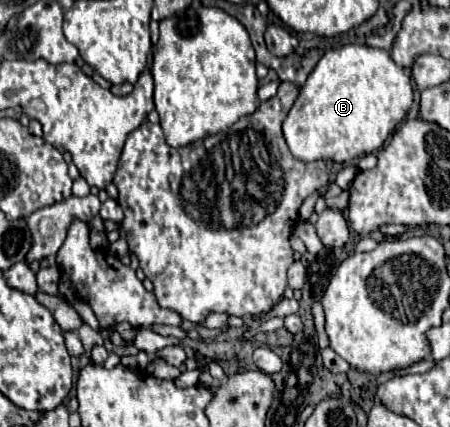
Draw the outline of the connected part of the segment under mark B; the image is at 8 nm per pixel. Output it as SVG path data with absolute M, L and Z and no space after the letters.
M343 45L327 51L309 79L301 87L301 93L283 121L283 135L289 151L301 161L333 159L335 163L353 161L359 155L377 151L393 129L405 119L413 105L413 81L411 75L399 67L387 49L375 49L367 45Z

